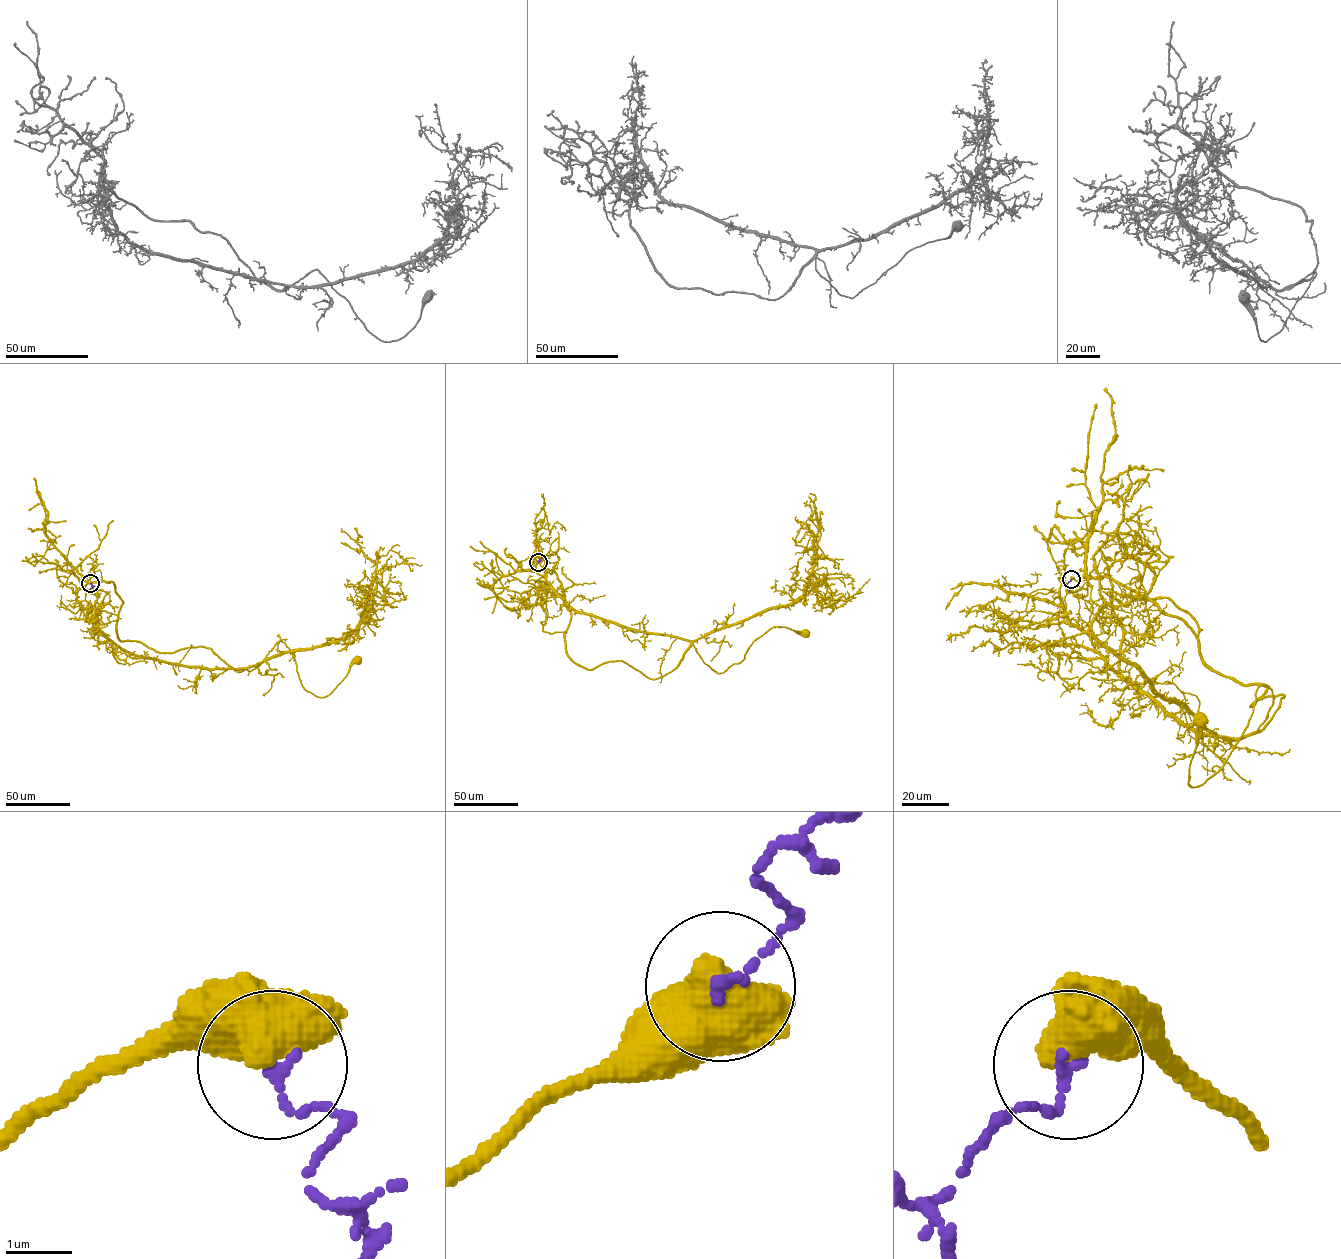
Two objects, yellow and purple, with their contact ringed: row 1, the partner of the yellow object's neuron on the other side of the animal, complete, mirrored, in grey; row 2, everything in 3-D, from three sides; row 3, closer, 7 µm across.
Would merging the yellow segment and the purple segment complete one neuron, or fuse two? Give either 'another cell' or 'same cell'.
another cell

